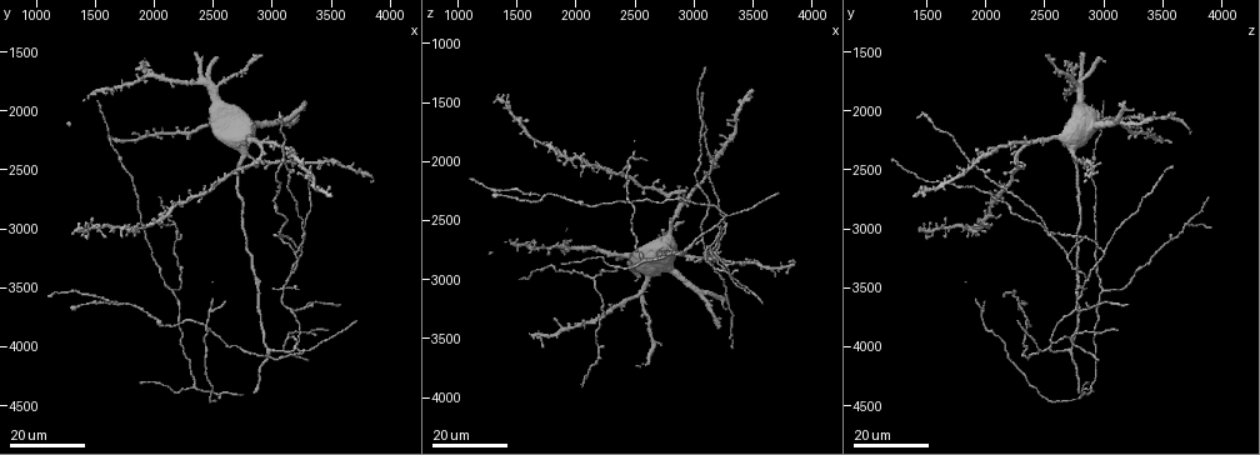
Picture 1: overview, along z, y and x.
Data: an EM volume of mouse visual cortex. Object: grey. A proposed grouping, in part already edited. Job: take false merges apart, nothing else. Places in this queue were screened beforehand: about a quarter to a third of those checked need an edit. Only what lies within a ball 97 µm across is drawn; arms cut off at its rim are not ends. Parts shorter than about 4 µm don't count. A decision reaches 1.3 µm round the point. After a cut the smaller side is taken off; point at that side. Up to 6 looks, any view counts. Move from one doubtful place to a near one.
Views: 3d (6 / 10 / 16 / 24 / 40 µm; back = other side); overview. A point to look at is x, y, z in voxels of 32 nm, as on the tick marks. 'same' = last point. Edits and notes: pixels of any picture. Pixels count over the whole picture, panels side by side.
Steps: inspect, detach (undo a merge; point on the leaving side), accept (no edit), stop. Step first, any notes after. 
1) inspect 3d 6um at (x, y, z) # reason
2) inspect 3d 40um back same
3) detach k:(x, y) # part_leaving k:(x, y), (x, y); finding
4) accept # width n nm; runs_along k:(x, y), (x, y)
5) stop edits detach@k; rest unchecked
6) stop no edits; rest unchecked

inspect 3d 24um at (2160, 2960, 3720) # side arm on a straight run

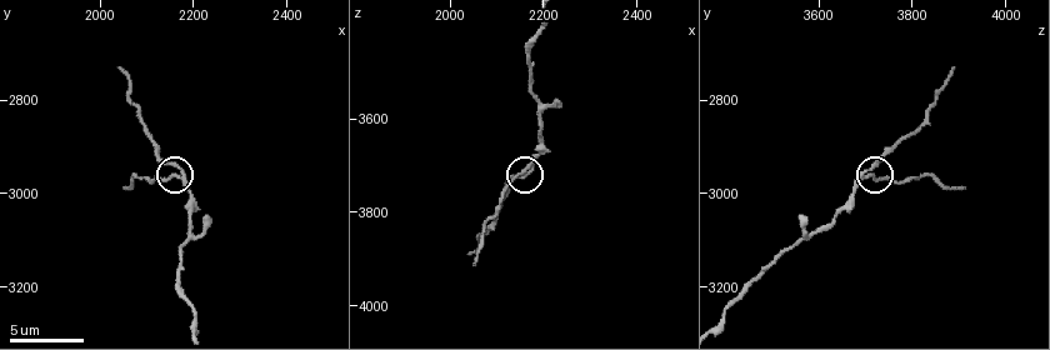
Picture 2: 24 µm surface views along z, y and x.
inspect 3d 6um at (2165, 2955, 3710)

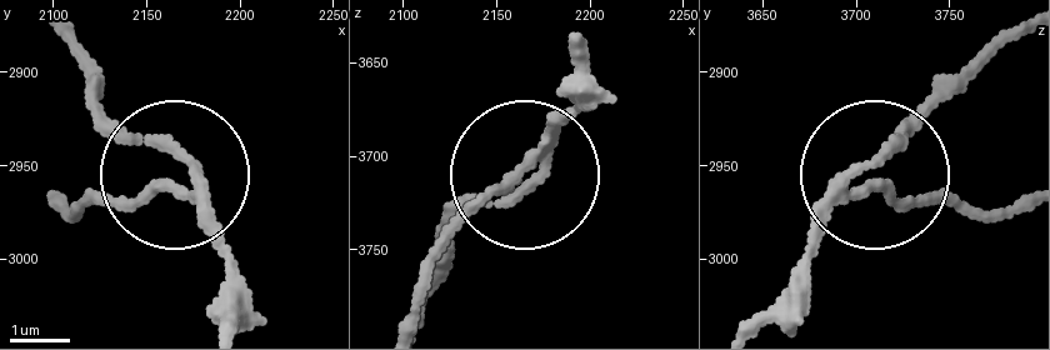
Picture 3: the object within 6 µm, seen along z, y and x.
detach 3:(139, 203) # part_leaving 3:(198, 199), (143, 189), (63, 209); a second neuron is stuck on

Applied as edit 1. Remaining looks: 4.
inspect overview

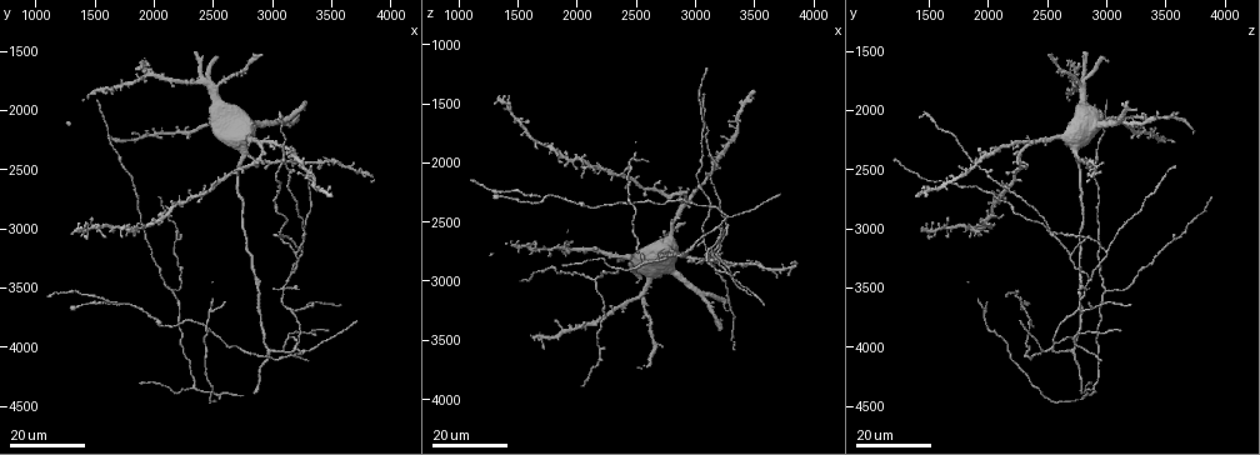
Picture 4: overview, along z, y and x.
inspect 3d 24um at (3120, 3940, 2740) # three-way junction

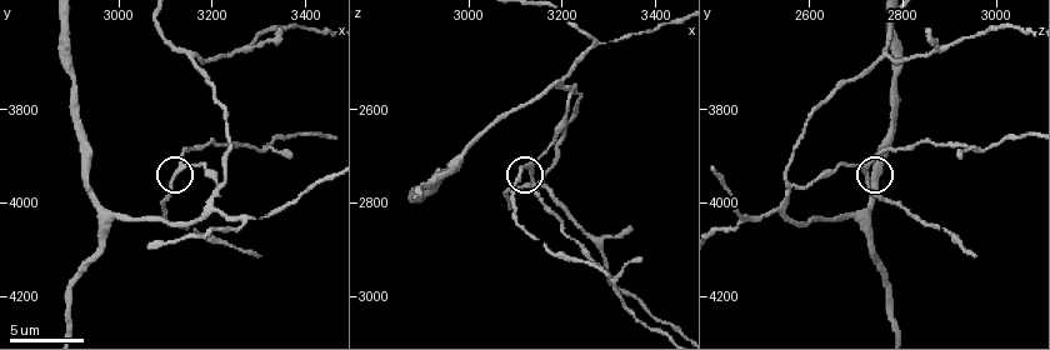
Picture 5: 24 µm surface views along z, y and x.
inspect 3d 10um at (3130, 3920, 2725)

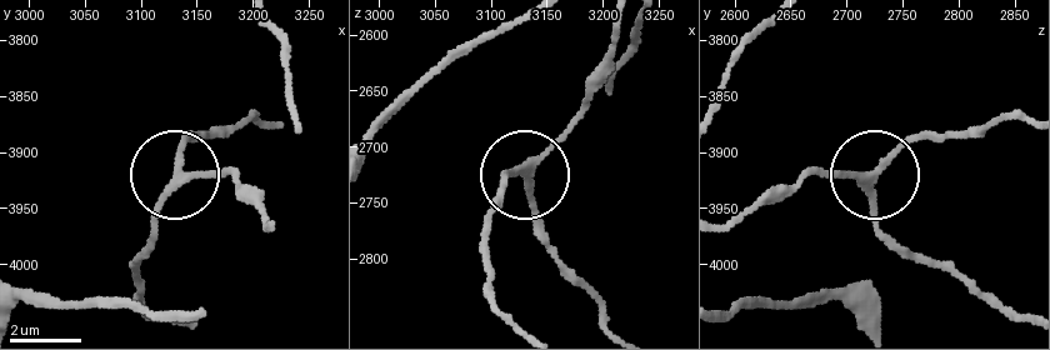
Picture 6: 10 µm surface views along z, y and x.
accept # width 190 nm; runs_along 6:(266, 229), (234, 178), (185, 175), (144, 253); continuous, no second neuron

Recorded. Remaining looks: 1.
inspect 3d 10um at (3155, 3680, 2765) # three-way junction

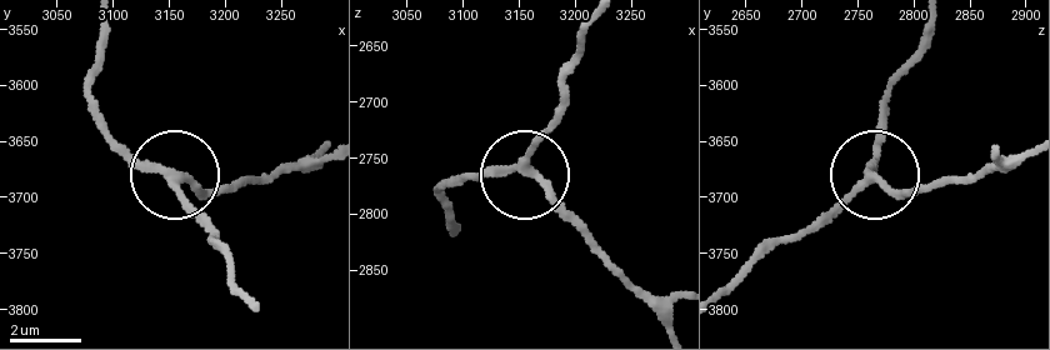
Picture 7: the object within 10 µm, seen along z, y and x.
accept # arms 3; runs_along 7:(725, 291), (770, 253), (833, 219), (875, 178), (929, 193); continuous, no second neuron

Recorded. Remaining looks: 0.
stop edits detach@3; rest unchecked

